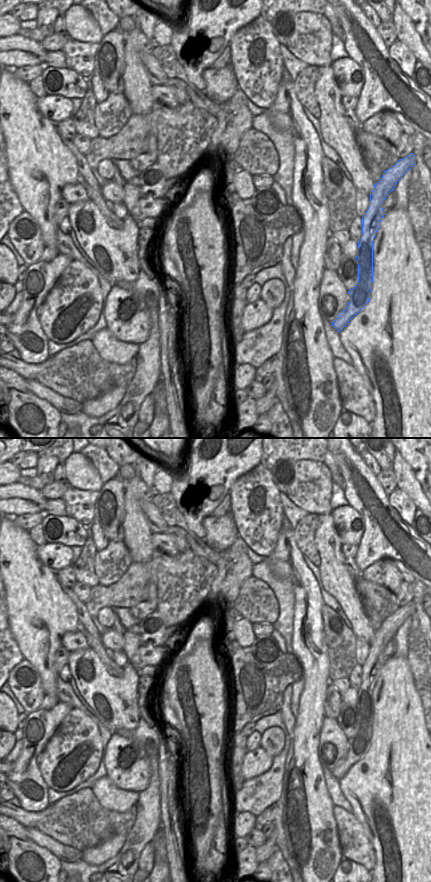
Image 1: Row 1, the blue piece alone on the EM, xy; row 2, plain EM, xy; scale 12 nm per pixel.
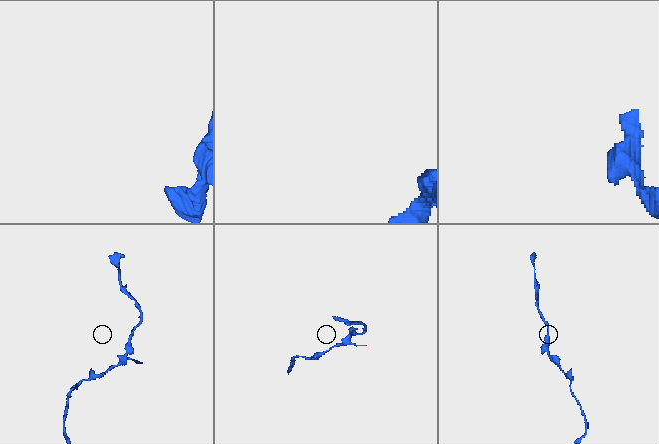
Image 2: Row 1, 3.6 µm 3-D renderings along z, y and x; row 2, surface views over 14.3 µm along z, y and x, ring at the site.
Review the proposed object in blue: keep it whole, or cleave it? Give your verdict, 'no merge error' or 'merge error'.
no merge error

